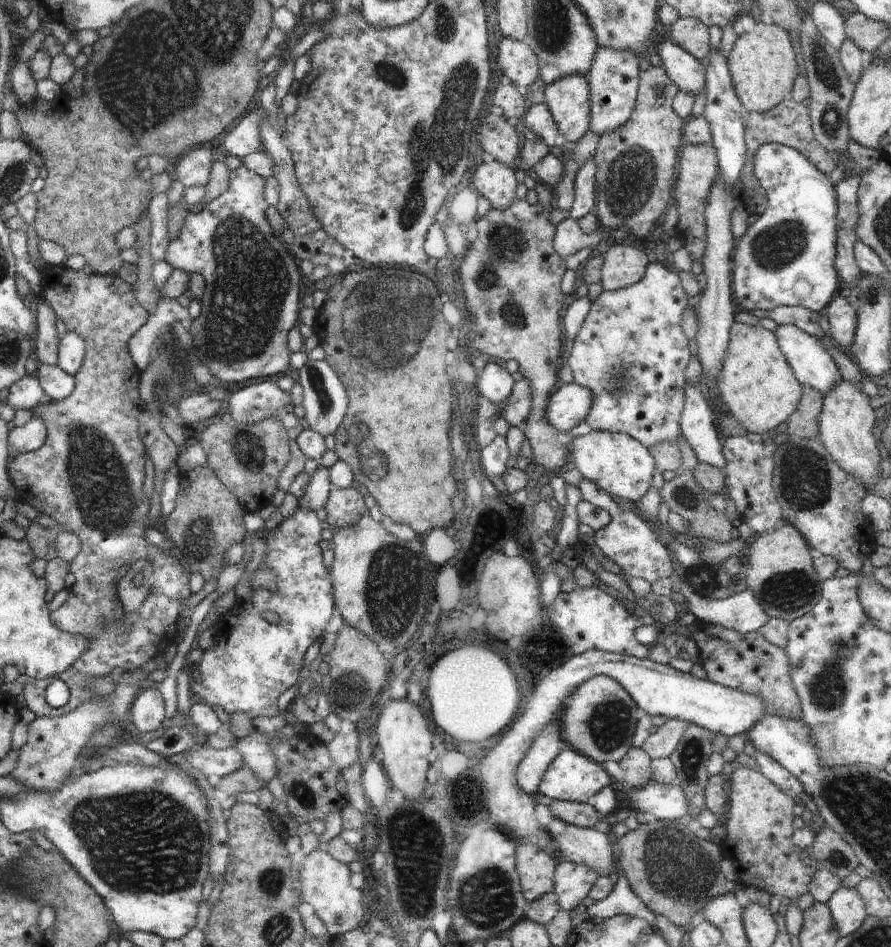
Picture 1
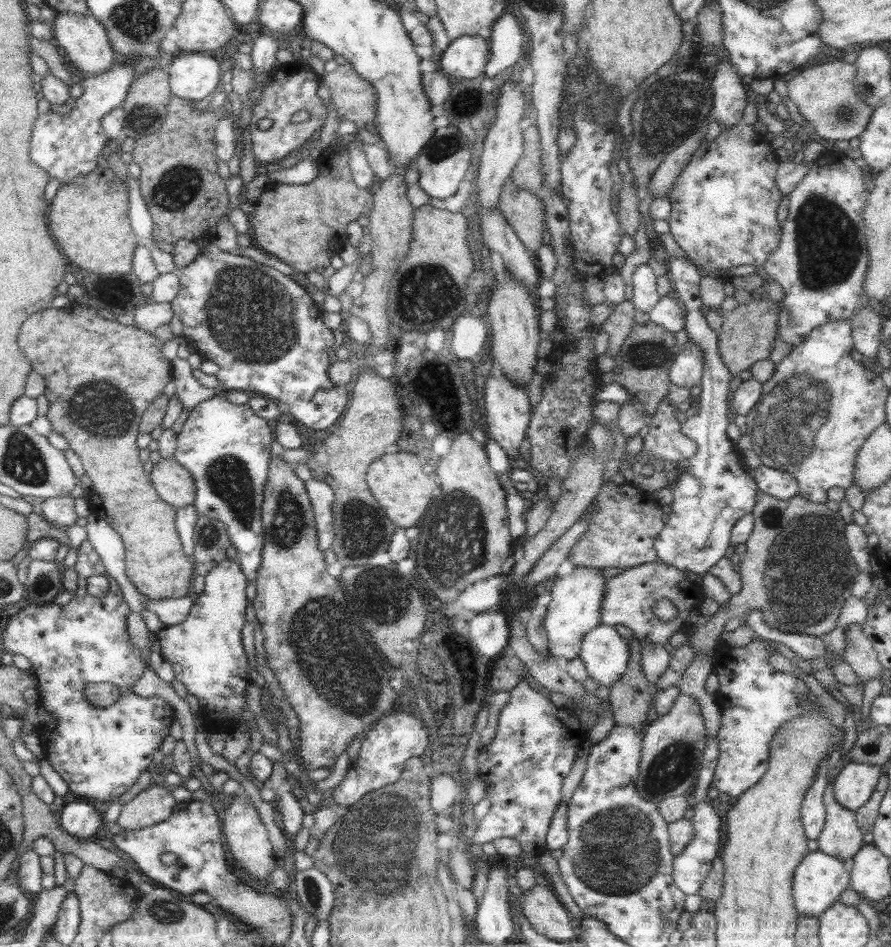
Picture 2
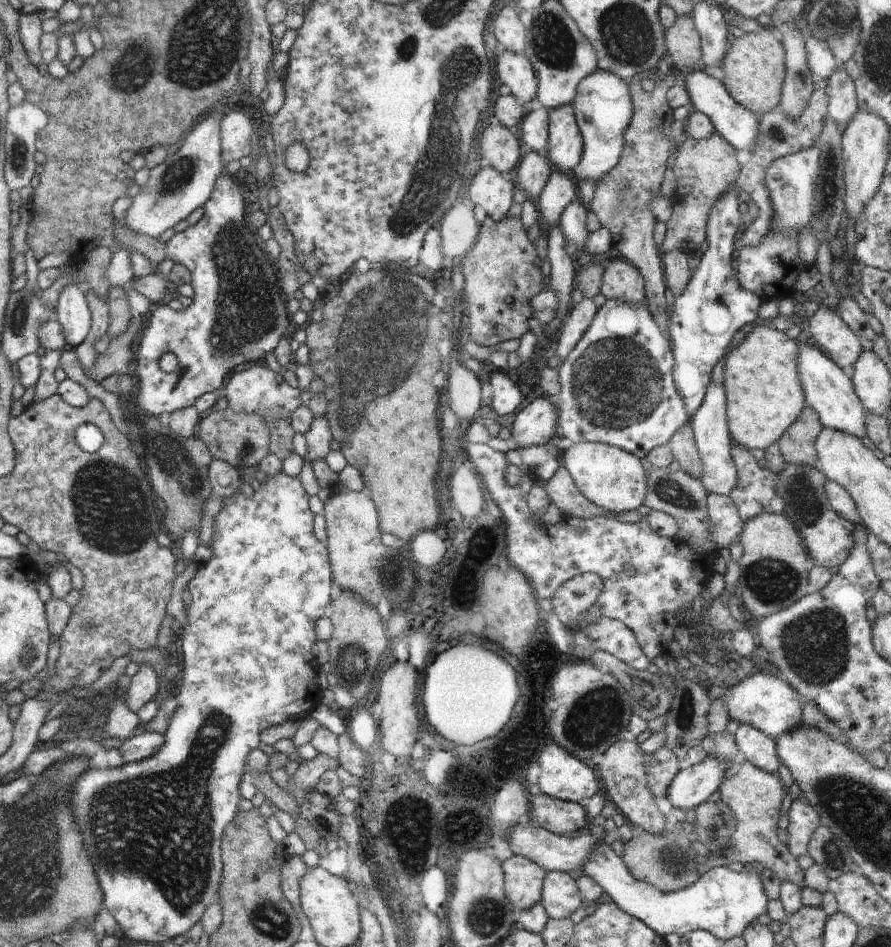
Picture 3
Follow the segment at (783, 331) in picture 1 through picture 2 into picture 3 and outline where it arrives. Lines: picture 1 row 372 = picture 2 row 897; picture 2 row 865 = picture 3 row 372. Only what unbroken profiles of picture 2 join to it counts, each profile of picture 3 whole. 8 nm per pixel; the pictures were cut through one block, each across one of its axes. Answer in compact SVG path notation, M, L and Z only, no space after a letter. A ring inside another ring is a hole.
M798 340L797 344L799 349L797 357L798 375L807 405L818 414L823 427L830 427L833 430L862 440L867 435L865 420L867 411L854 391L852 380L820 350L807 343Z

